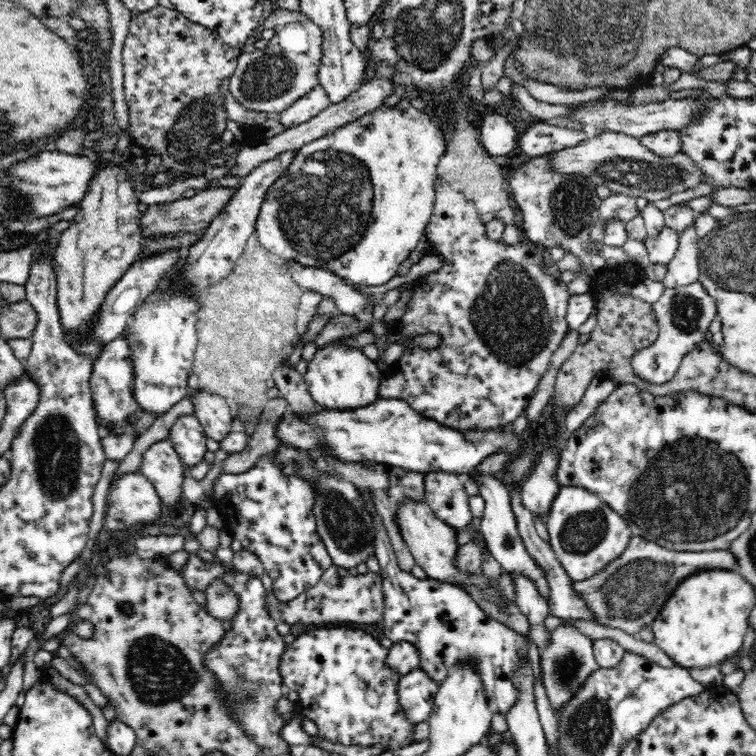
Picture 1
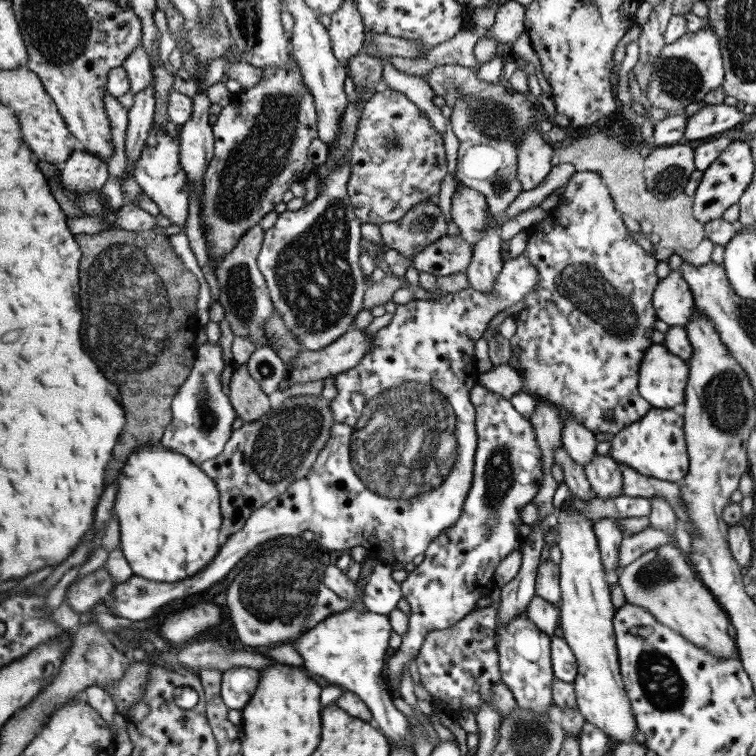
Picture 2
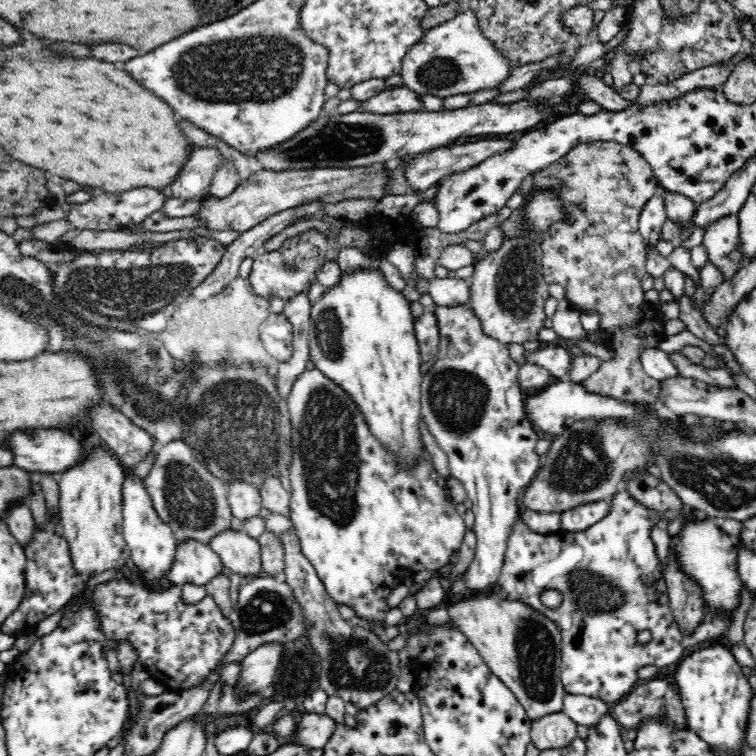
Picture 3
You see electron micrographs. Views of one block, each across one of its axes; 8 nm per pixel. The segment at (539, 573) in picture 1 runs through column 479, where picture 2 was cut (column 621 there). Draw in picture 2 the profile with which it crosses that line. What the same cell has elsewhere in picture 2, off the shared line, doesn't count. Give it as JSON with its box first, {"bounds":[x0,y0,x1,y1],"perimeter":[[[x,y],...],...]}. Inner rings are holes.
{"bounds":[582,453,621,499],"perimeter":[[[595,453],[582,469],[595,497],[613,499],[621,495],[621,469],[608,454],[603,456]]]}

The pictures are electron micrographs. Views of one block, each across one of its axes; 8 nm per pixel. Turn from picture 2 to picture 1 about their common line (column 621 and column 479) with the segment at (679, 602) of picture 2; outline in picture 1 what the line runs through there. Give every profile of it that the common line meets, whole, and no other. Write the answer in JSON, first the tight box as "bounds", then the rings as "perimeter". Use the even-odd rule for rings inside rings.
{"bounds":[398,502,518,612],"perimeter":[[[406,502],[398,510],[398,527],[402,531],[402,538],[406,541],[414,563],[419,566],[429,580],[436,580],[445,584],[458,586],[460,589],[476,587],[486,602],[494,605],[510,606],[511,612],[517,611],[518,592],[515,578],[508,571],[500,571],[500,576],[491,582],[482,568],[468,572],[457,566],[457,554],[460,549],[457,530],[450,524],[440,520],[425,502]]]}

